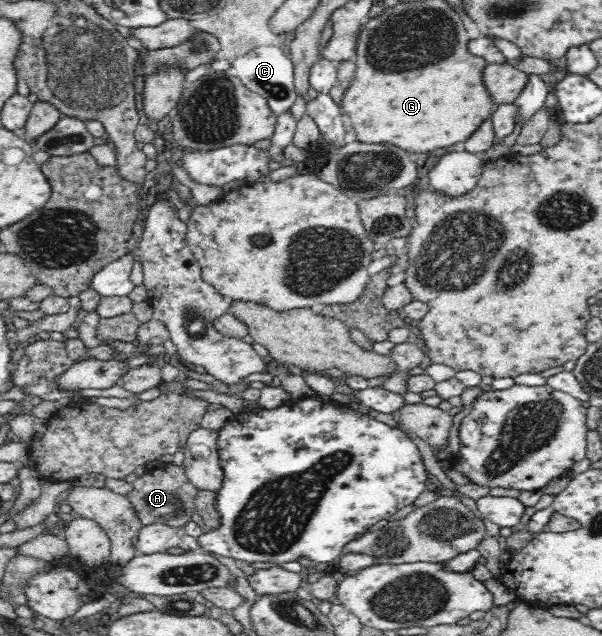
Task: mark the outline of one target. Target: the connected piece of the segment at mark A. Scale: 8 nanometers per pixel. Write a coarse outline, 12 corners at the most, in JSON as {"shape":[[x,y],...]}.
{"shape":[[183,467],[130,477],[123,496],[142,526],[183,527],[199,489]]}

